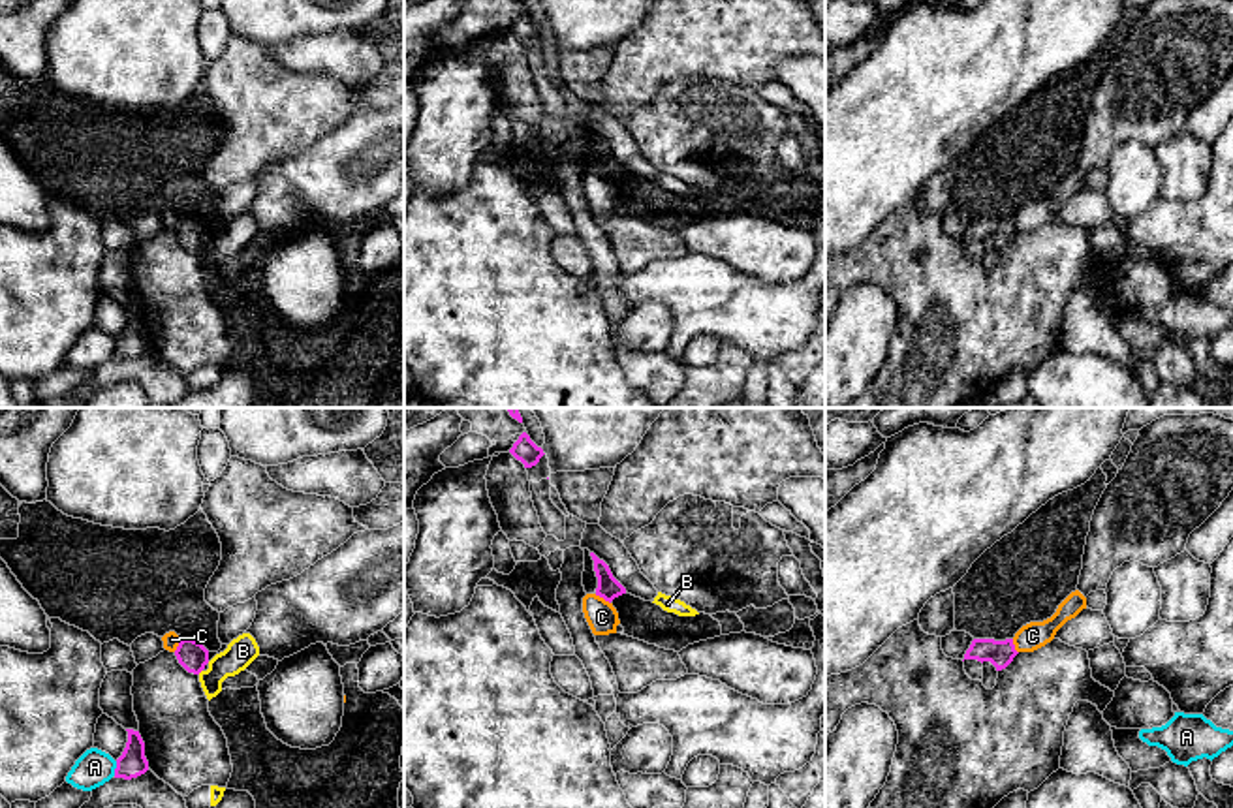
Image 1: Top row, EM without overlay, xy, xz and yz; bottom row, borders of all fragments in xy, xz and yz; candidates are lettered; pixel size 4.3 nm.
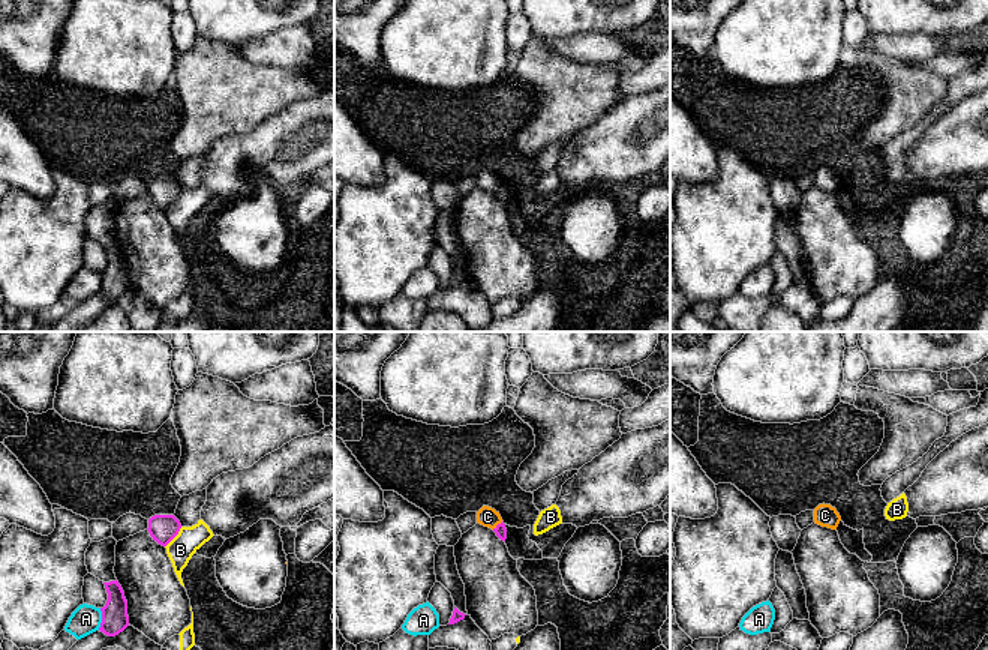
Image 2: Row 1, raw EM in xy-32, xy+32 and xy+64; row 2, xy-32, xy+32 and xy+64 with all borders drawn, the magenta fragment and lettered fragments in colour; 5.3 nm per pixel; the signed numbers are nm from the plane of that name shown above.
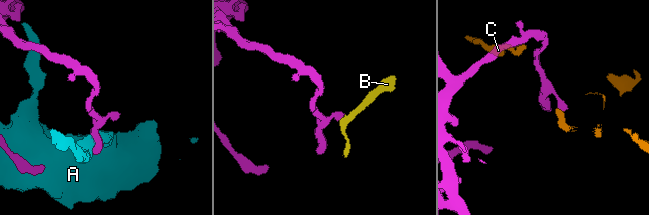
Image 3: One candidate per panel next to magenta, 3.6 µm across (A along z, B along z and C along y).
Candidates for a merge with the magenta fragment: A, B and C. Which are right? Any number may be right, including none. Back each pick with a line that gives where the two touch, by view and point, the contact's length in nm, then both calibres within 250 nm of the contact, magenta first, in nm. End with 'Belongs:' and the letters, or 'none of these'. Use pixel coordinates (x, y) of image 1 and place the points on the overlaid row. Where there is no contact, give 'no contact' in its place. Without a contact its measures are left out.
Belongs: none of these

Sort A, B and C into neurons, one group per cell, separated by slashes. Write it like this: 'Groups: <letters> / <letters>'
Groups: A / B / C

